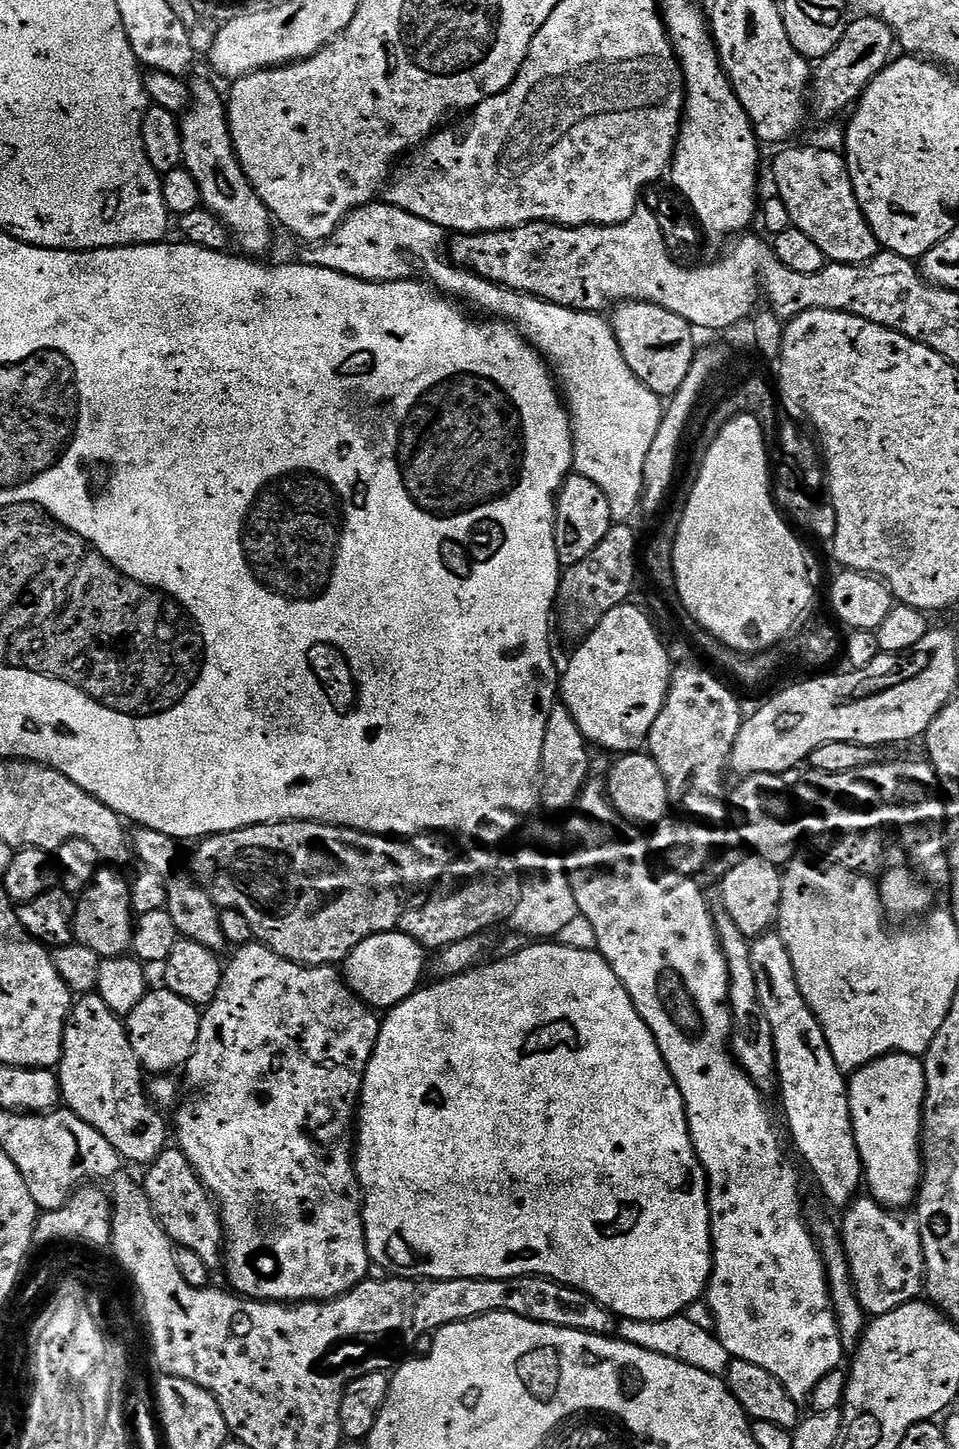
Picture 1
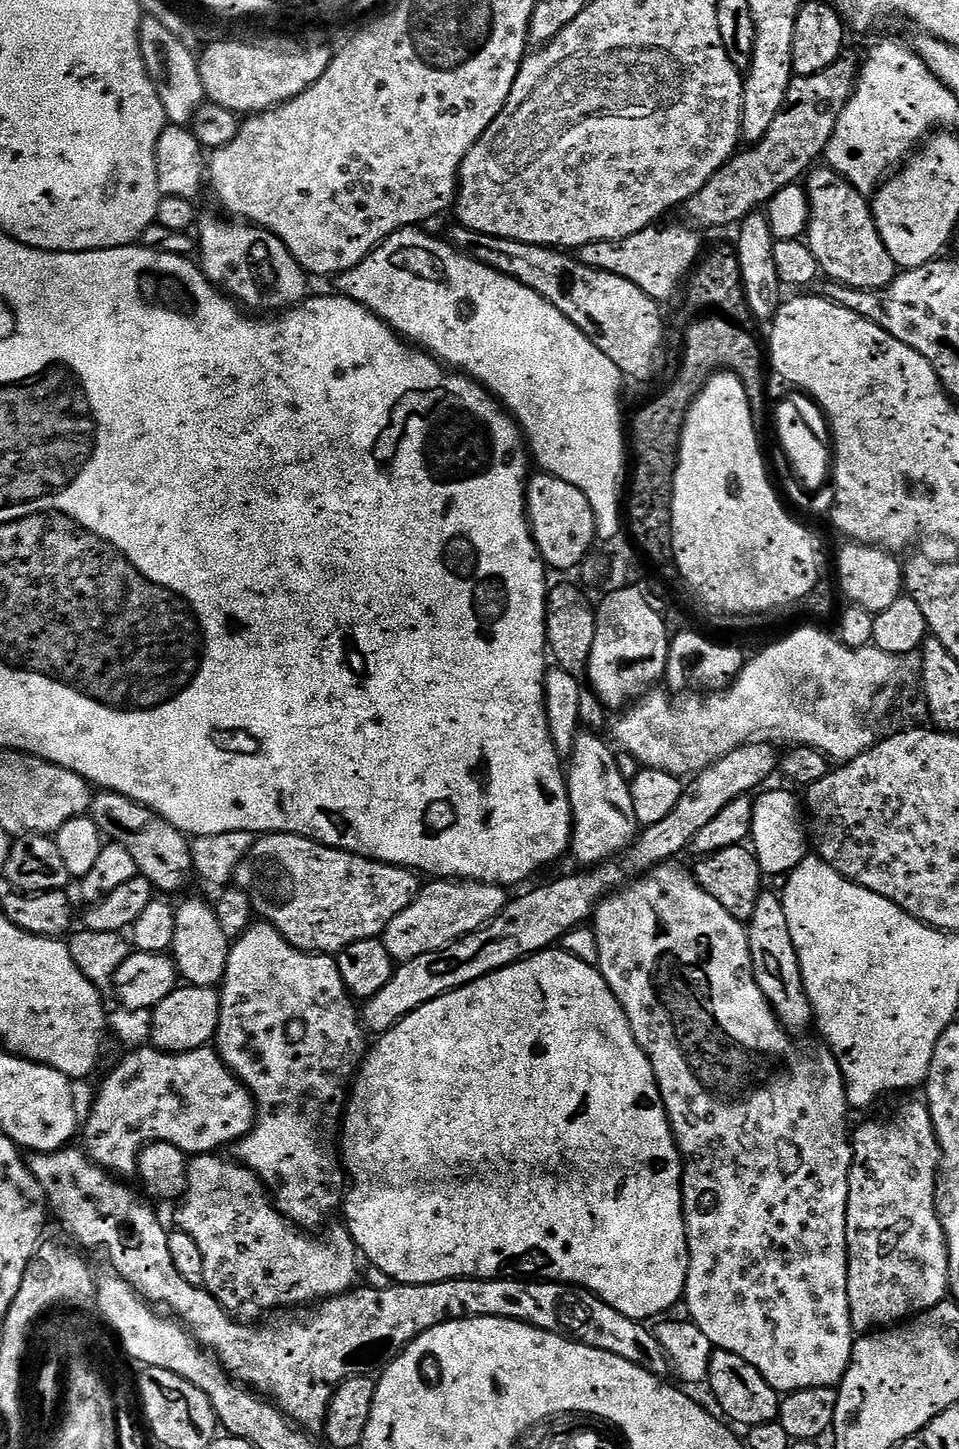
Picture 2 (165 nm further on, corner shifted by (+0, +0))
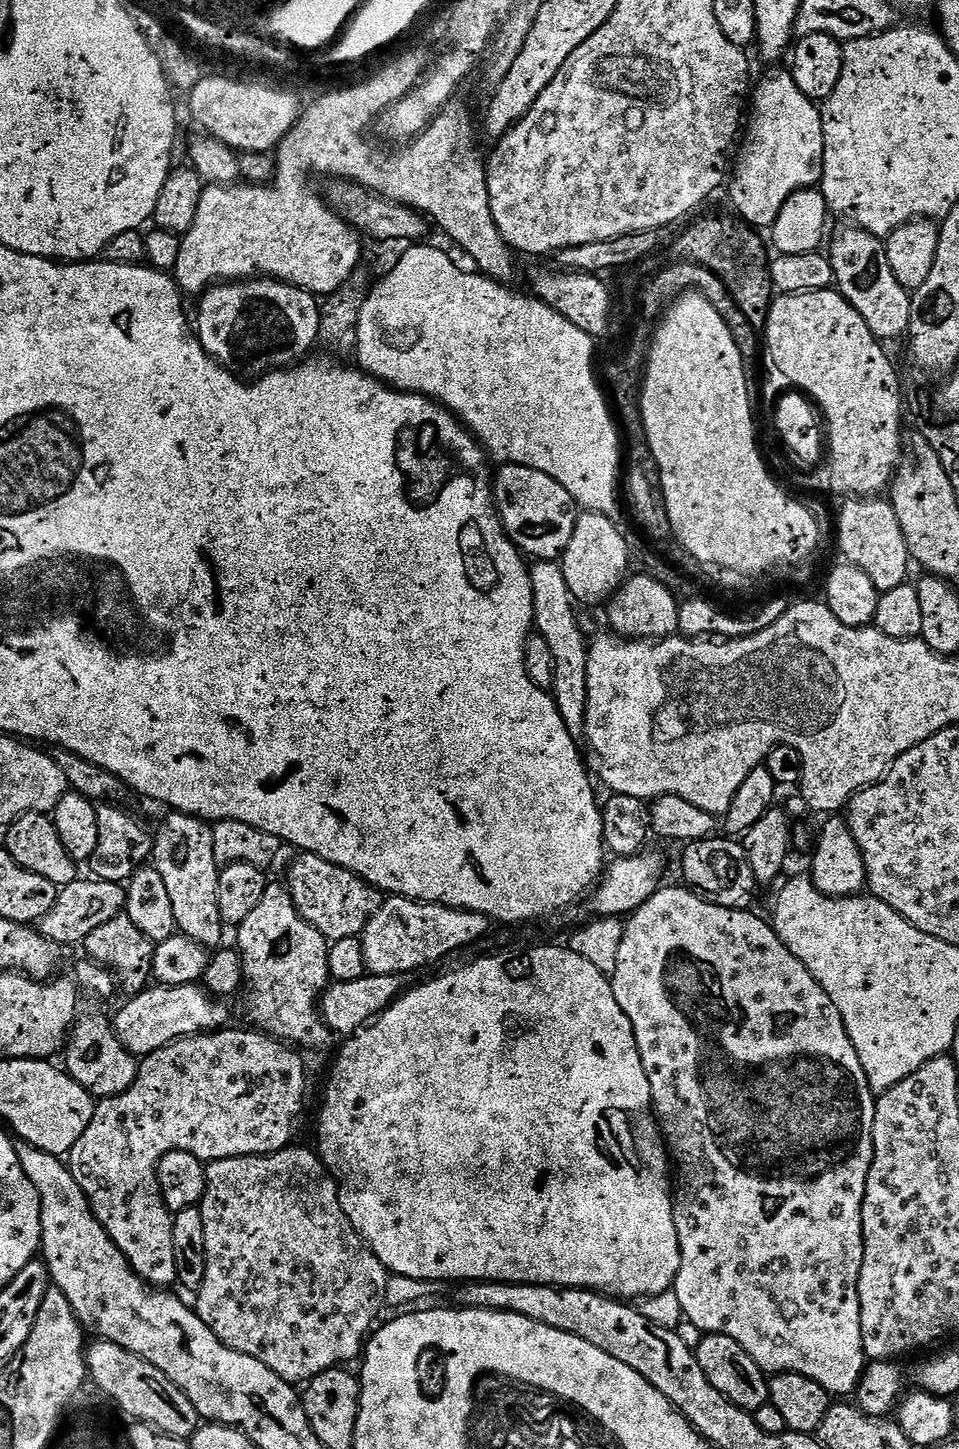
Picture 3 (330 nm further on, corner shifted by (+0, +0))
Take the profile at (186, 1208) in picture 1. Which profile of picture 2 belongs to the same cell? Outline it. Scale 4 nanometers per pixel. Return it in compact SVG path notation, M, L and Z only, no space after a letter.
M196 1154L191 1157L188 1190L179 1201L175 1227L194 1238L202 1254L202 1262L206 1265L203 1287L215 1295L217 1302L232 1317L244 1322L256 1322L263 1312L272 1312L275 1308L292 1310L297 1306L312 1306L357 1287L362 1276L362 1256L347 1227L329 1227L324 1240L319 1240L316 1234L293 1224L276 1209L263 1180L248 1165L235 1159L223 1160L222 1157L220 1154Z

